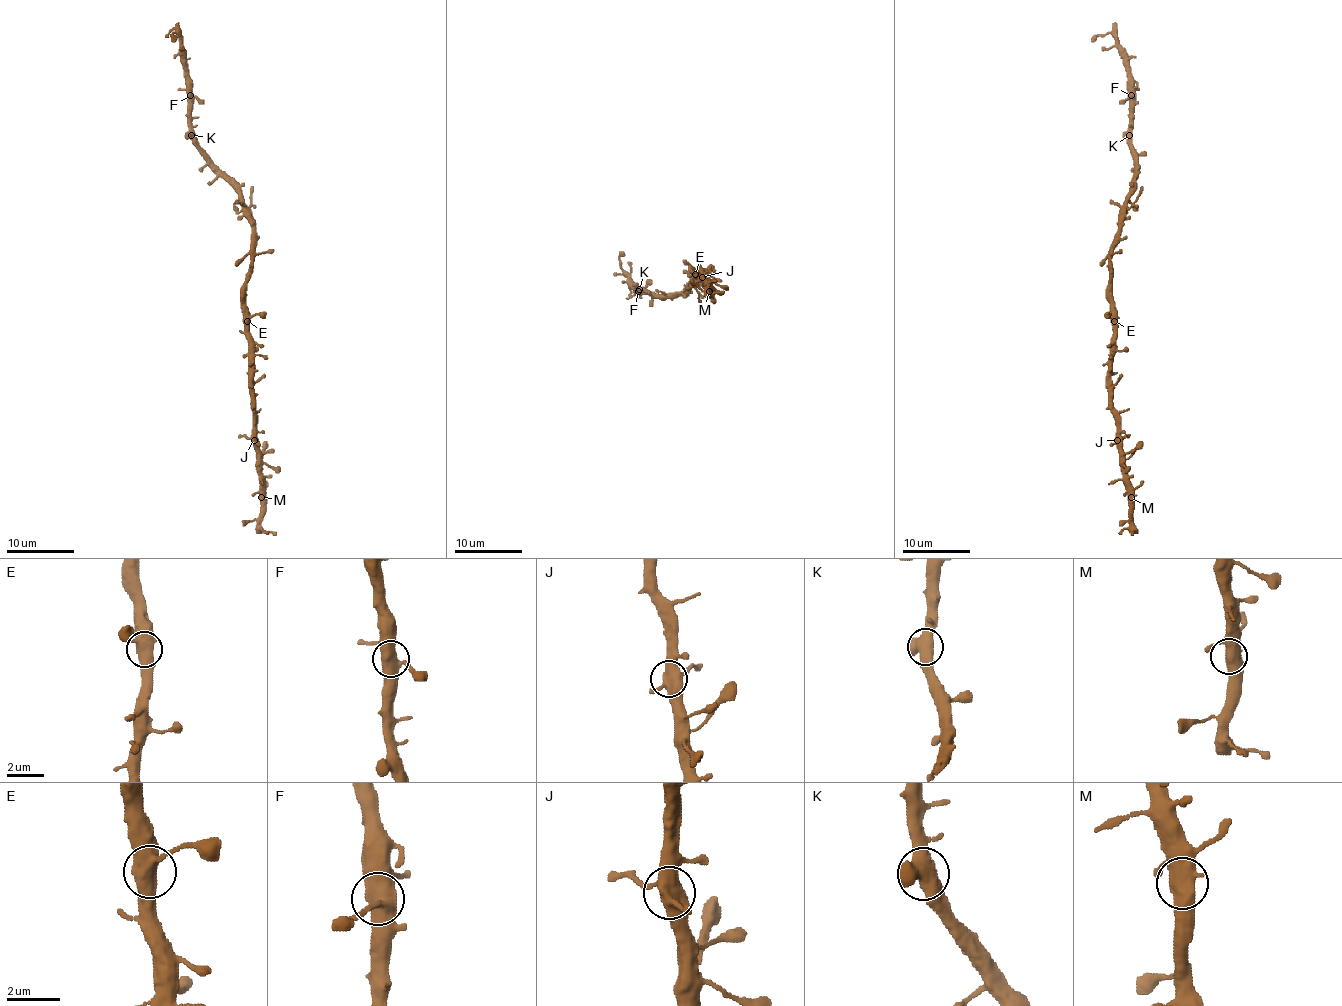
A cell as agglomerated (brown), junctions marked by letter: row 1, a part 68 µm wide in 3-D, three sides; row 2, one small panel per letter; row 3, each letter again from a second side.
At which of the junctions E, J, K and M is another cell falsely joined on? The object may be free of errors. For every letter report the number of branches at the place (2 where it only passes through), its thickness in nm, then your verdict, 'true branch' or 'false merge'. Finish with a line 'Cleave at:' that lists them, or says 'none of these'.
E: branches 3; calibre 550 nm; true branch
J: branches 4; calibre 550 nm; true branch
K: branches 3; calibre 600 nm; true branch
M: branches 3; calibre 550 nm; true branch
Cleave at: none of these

